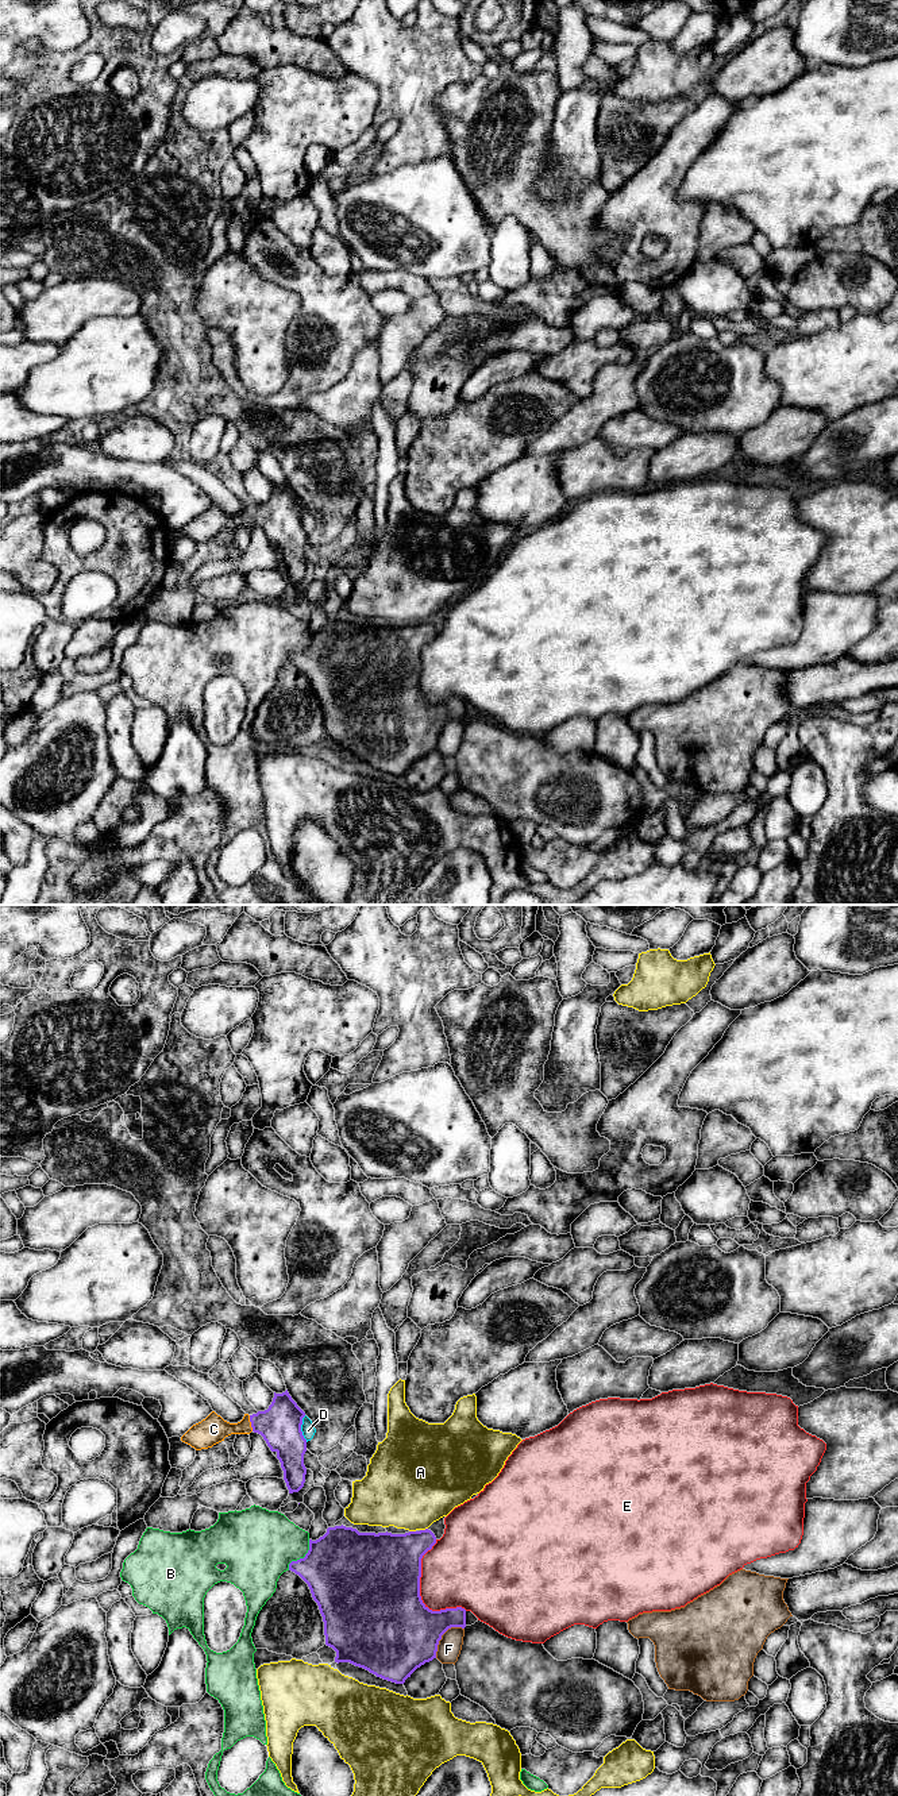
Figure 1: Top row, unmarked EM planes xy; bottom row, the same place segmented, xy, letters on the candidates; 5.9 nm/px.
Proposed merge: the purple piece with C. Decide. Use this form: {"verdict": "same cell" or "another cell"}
{"verdict": "same cell"}

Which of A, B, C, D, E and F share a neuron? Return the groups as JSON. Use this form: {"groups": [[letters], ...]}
{"groups": [["A"], ["B"], ["C"], ["D"], ["E"], ["F"]]}

